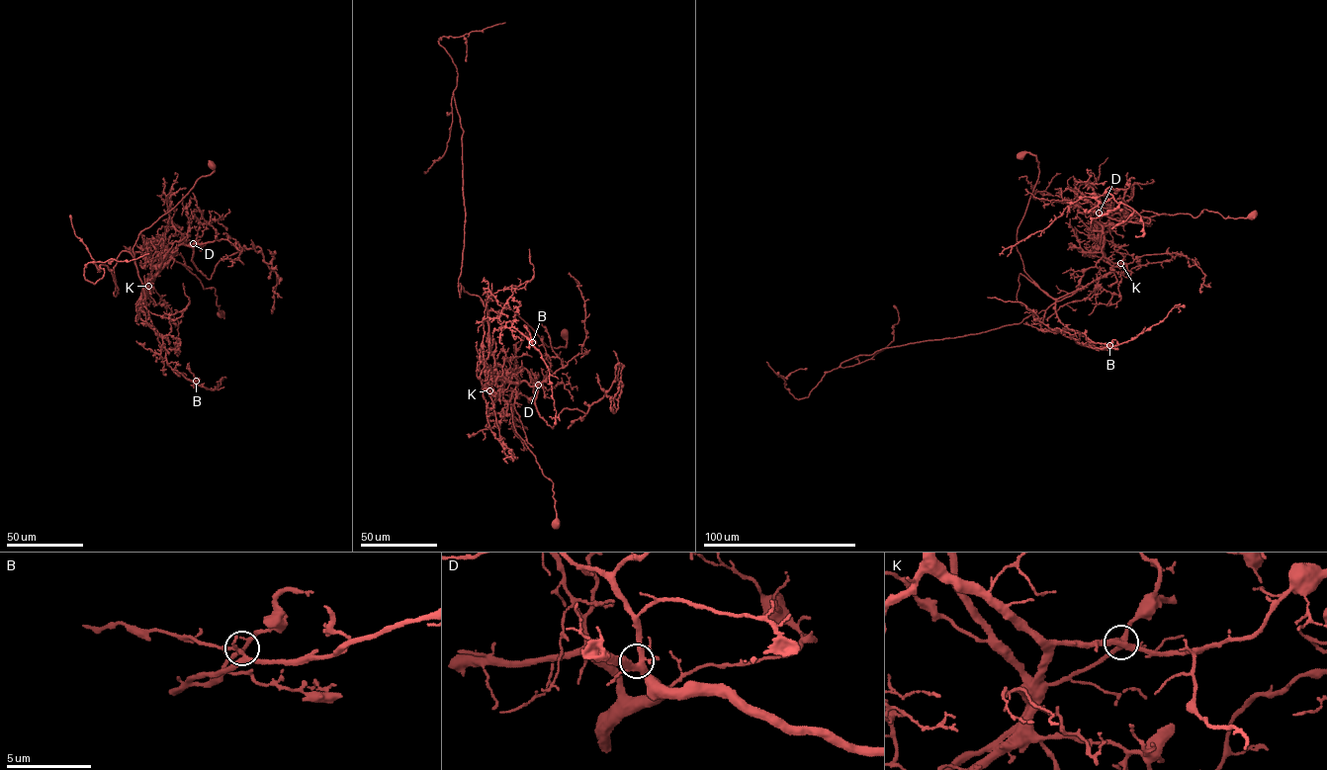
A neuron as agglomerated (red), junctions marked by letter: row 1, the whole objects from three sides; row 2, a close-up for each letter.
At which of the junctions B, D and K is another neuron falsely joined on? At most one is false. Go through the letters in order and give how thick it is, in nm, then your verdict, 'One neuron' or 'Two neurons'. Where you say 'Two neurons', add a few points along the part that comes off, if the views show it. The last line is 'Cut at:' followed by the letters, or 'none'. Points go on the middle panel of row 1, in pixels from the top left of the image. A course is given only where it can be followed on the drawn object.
B: Thickness 240 nm. One neuron
D: Thickness 380 nm. One neuron
K: Thickness 320 nm. Two neurons. Course of the part to remove: (489, 389), (487, 308), (460, 283), (459, 292), (463, 130), (453, 96), (456, 66), (438, 42), (505, 22)
Cut at: K

